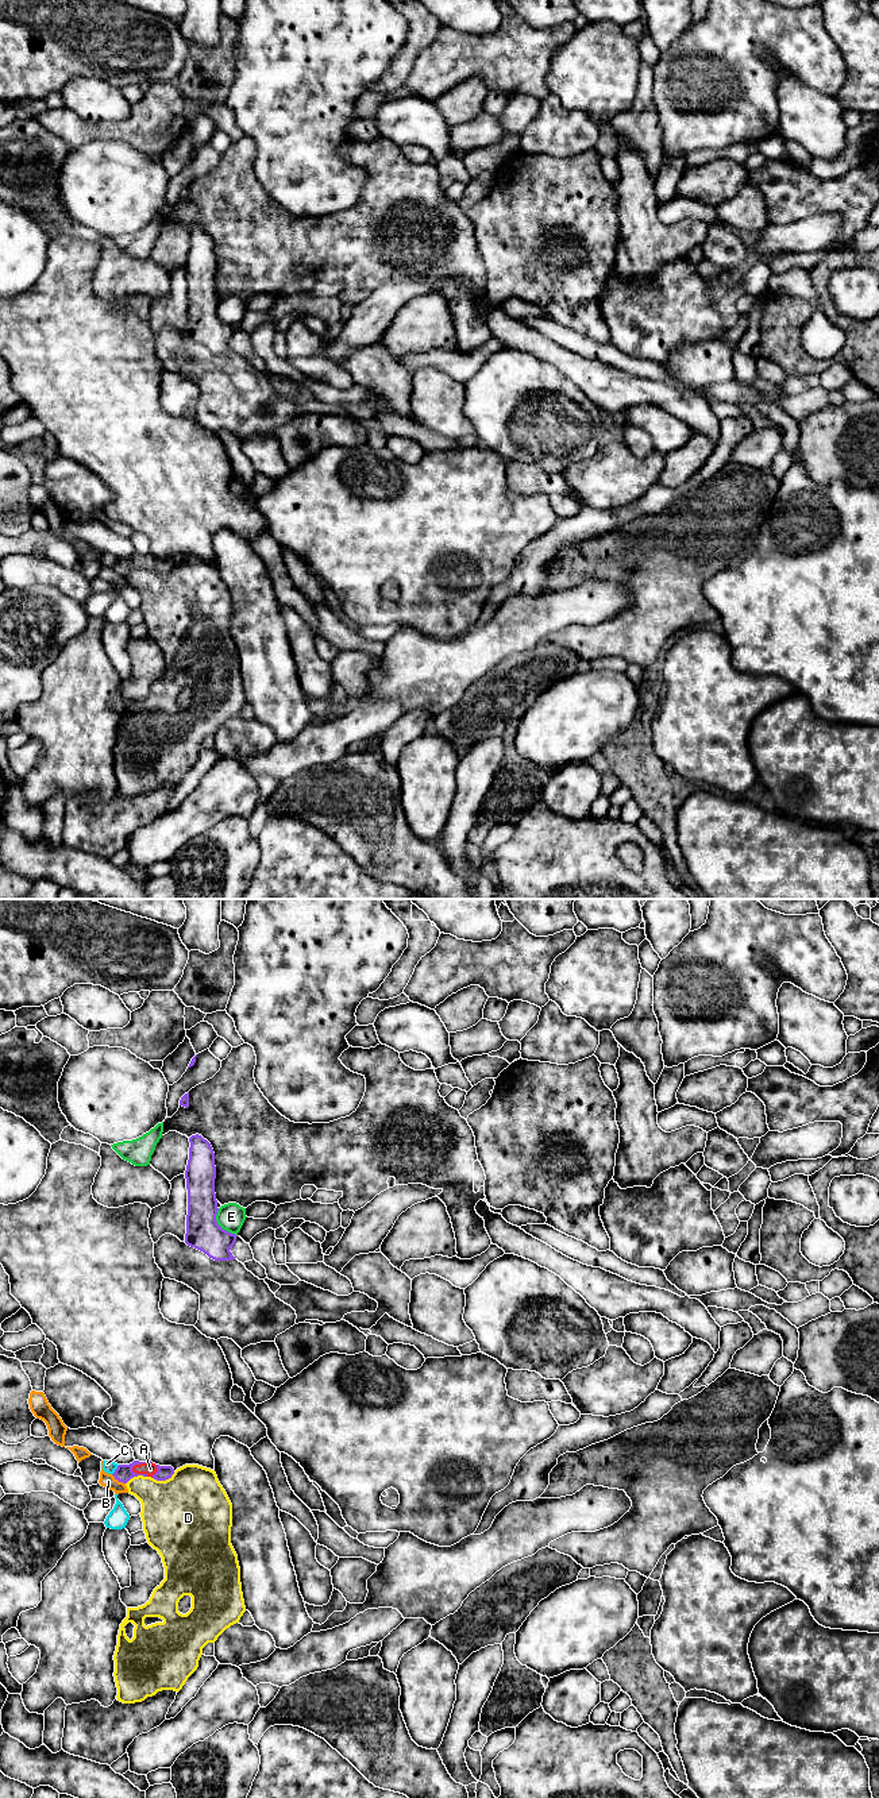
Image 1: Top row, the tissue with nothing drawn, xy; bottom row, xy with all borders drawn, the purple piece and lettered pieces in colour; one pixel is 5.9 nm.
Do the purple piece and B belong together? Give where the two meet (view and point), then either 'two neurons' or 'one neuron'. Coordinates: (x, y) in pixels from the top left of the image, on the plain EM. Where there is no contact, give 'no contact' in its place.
contact xy (118, 573); two neurons

